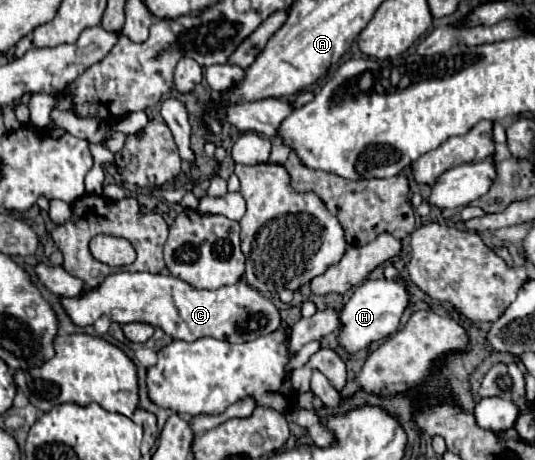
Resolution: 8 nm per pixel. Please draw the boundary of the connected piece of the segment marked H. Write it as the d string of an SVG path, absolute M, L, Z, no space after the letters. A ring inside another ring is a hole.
M387 278L367 280L363 286L359 286L355 290L355 294L351 296L351 300L341 310L341 322L343 322L343 328L339 332L341 346L349 352L357 352L357 350L369 346L371 342L393 334L399 328L401 316L411 302L409 286L411 286L411 282L407 282L403 278L399 278L399 280L387 280Z

